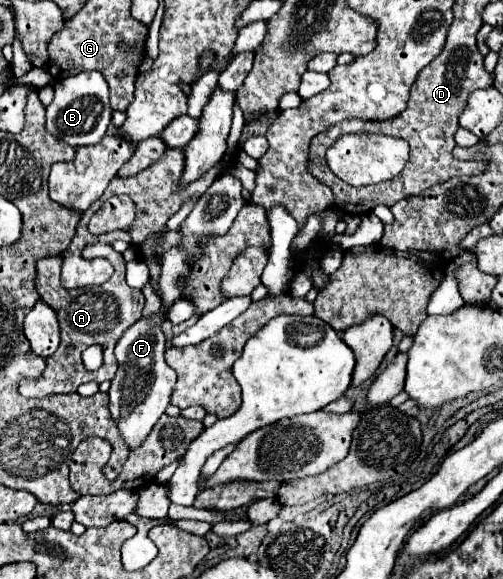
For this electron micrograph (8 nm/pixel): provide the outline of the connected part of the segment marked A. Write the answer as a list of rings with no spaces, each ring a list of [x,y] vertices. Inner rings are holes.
[[[96,243],[86,246],[82,251],[82,256],[87,260],[96,257],[109,259],[115,273],[103,285],[83,287],[83,289],[63,289],[59,283],[63,259],[45,257],[45,259],[37,261],[35,289],[37,289],[41,301],[47,303],[57,313],[57,319],[61,325],[61,345],[51,357],[47,357],[47,367],[39,379],[31,379],[31,381],[27,381],[27,385],[23,379],[19,381],[19,393],[23,397],[47,397],[47,395],[55,395],[55,393],[73,393],[73,391],[77,391],[77,387],[81,383],[87,383],[87,381],[97,381],[97,383],[111,381],[117,371],[117,359],[115,359],[113,349],[115,349],[117,341],[121,339],[121,335],[125,333],[125,329],[129,325],[133,325],[135,321],[139,321],[139,317],[141,317],[145,297],[139,289],[131,289],[127,285],[123,255],[117,253],[111,245]],[[89,345],[103,347],[103,365],[97,371],[87,371],[81,363],[81,353]]]

